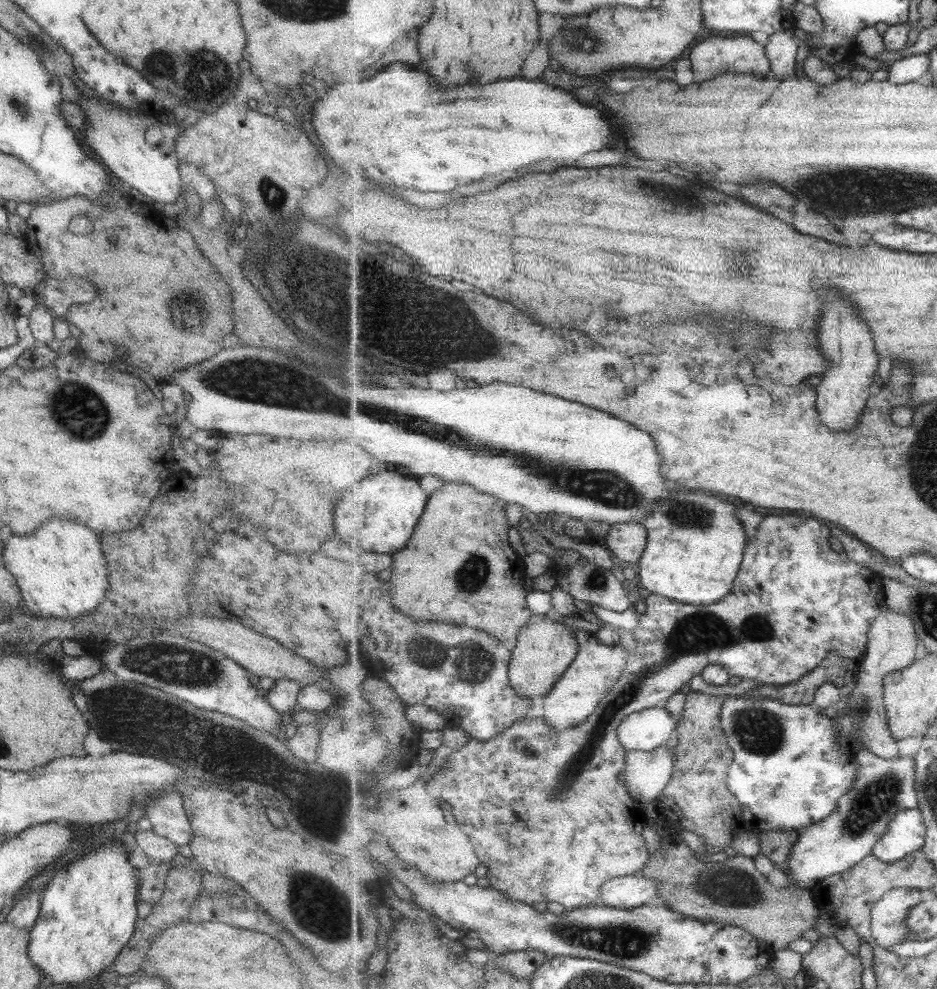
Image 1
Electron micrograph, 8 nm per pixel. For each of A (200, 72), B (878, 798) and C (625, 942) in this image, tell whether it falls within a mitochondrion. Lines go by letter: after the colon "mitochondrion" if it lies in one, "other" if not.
A: mitochondrion
B: mitochondrion
C: mitochondrion

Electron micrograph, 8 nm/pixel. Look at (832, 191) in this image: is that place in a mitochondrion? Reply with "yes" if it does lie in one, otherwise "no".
yes

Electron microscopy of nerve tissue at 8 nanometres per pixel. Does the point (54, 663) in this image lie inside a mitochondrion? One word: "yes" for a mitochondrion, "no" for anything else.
no

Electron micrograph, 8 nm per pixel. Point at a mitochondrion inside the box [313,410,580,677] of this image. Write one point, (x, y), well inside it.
(476, 570)

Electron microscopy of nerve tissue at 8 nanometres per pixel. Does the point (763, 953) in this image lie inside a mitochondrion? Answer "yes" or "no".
no

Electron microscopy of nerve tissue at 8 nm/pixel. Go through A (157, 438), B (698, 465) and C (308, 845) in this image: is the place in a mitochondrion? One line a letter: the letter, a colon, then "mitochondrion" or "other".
A: other
B: other
C: other

